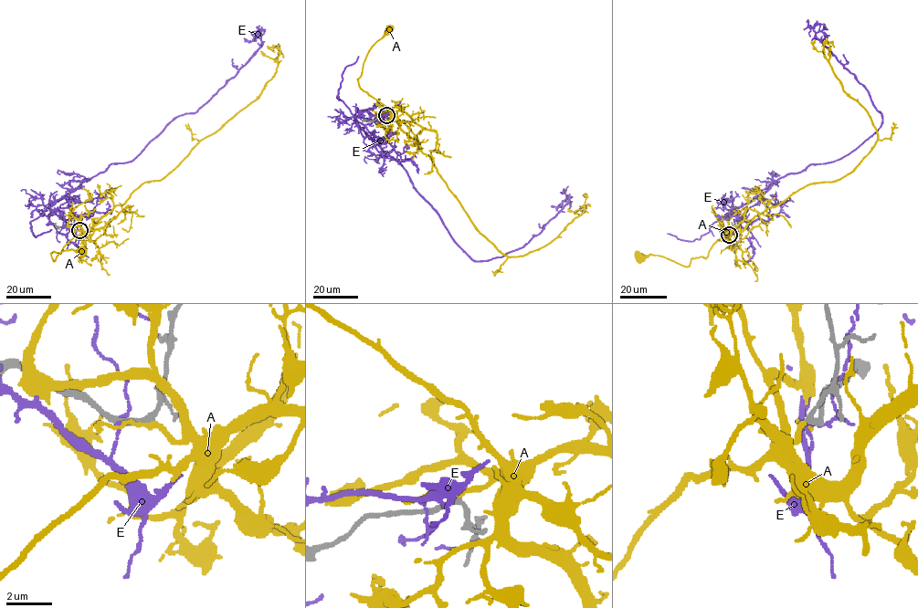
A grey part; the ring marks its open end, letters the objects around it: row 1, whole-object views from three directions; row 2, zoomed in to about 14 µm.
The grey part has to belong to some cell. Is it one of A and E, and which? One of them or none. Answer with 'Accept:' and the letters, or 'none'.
Accept: A

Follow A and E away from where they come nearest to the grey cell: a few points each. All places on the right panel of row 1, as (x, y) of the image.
A: (729, 234), (718, 240), (705, 258), (691, 258), (688, 267), (661, 256), (649, 255), (639, 257)
E: (731, 235), (725, 214), (787, 174), (838, 160), (881, 124), (868, 90), (813, 29), (823, 24), (827, 29)

